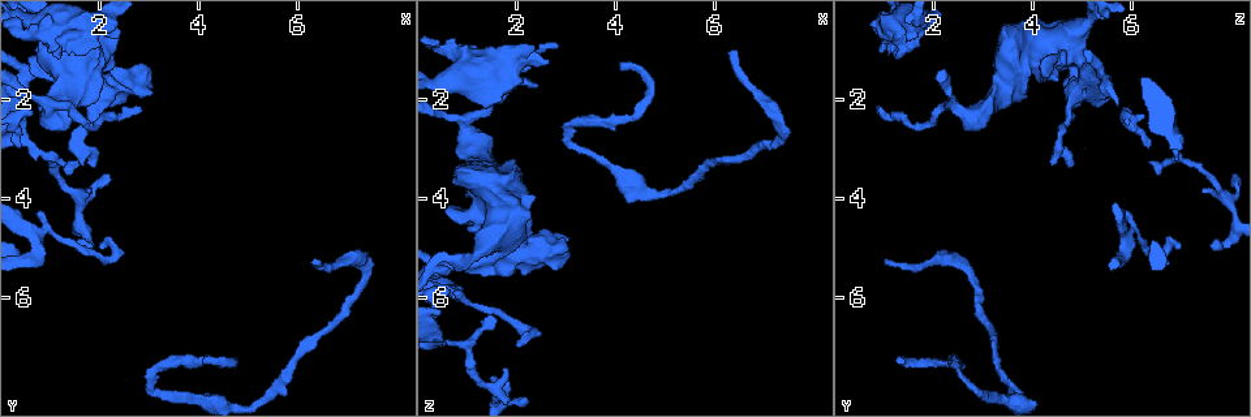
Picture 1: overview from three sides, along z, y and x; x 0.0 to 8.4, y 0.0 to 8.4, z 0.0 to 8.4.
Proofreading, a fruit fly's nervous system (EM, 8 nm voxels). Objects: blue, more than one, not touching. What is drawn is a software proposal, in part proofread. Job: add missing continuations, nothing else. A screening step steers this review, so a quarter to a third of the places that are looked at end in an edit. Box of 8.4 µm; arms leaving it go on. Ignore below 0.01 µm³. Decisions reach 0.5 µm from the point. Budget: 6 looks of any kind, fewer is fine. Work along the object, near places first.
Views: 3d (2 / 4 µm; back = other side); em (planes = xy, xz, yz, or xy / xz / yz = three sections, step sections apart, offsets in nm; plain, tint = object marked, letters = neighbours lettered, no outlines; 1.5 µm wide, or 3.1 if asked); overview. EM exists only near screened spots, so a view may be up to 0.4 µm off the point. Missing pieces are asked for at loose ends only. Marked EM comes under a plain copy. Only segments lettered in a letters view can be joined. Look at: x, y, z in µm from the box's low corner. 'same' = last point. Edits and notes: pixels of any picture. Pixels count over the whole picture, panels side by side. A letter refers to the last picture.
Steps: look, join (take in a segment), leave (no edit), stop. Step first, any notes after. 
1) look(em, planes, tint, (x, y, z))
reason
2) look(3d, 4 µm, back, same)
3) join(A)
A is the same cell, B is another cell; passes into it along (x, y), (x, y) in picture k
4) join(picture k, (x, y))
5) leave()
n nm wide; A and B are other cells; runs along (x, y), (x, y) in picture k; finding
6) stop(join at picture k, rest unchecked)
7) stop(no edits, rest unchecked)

look(3d, 2 µm, (2.40, 0.65, 1.70))
free end

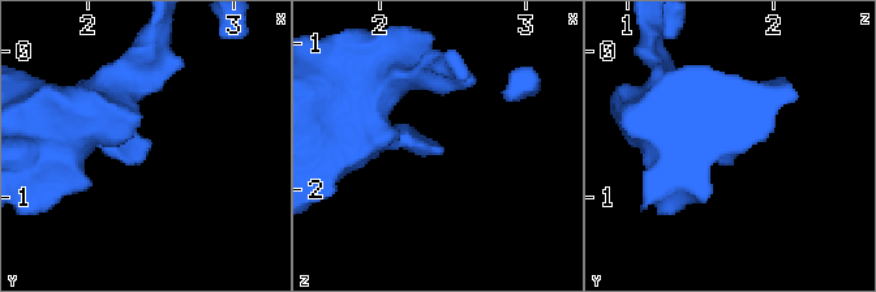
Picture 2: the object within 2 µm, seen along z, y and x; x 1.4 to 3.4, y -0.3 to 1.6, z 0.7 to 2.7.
look(em, xz, step 8, letters, (2.42, 0.66, 1.76))

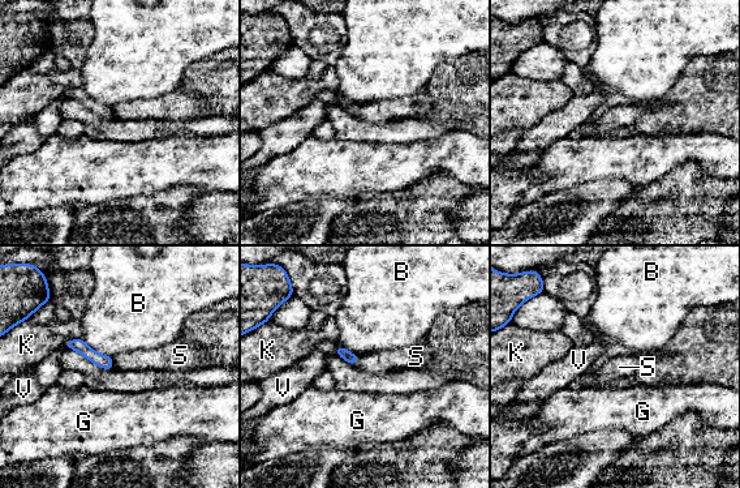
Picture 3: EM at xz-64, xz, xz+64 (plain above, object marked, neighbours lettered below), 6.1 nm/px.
leave()
B touches over 220 nm; B, G, K, S and V are other cells; none of them fits

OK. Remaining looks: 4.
look(em, xz, step 4, letters, (2.80, 2.10, 1.00))
thin end

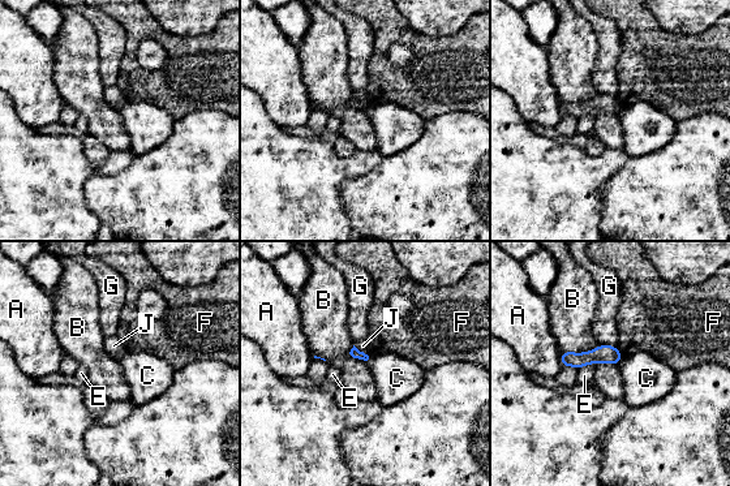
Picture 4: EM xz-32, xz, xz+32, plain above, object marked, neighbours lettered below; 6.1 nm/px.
leave()
B touches over 240 nm; A, B, C, E, F, G and J are other cells; border along (598, 344), (584, 352), (562, 352) in picture 4; none of them fits

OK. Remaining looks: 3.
look(3d, 4 µm, (0.75, 4.30, 5.90))
free end

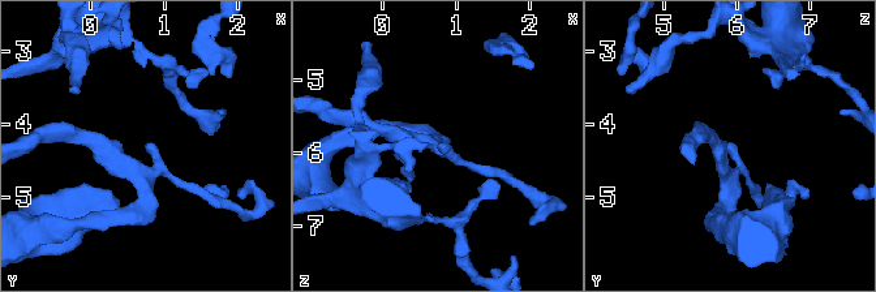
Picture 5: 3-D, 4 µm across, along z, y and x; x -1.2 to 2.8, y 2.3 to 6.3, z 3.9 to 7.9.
look(em, xz, step 8, tint, (0.80, 4.20, 5.85))
shape alone is not enough

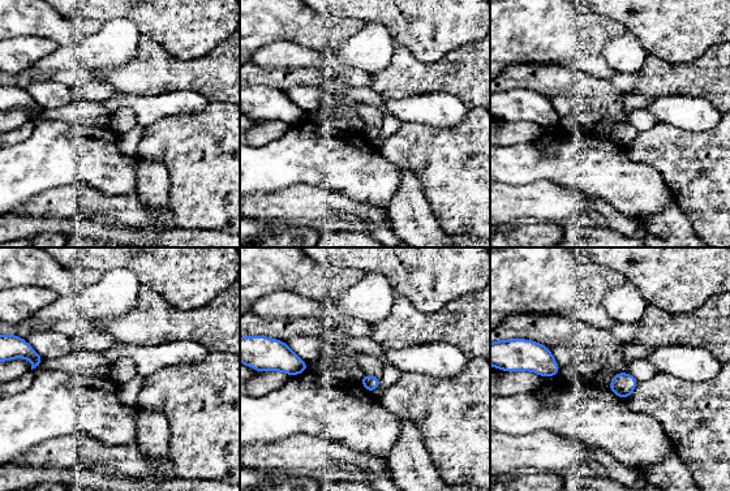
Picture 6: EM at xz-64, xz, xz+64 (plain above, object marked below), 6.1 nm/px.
look(em, planes, letters, same)
cut it another way

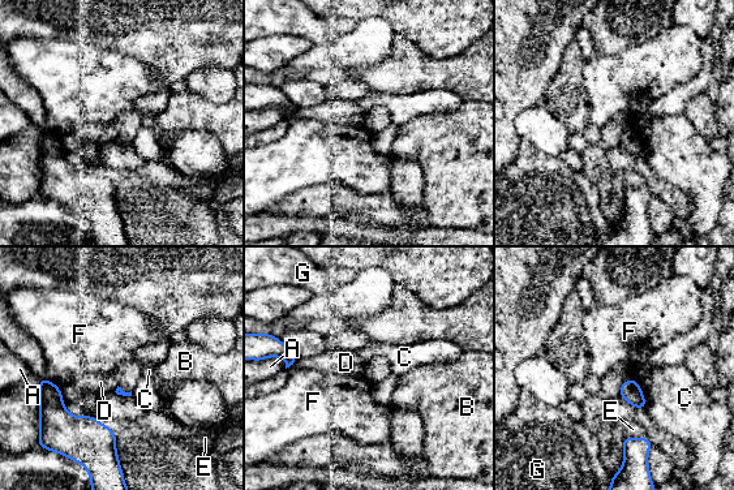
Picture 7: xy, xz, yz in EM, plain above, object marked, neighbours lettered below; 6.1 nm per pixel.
leave()
A, B, C, D, E, F and G are other cells; border along (299, 359), (286, 369) in picture 7; none of them fits

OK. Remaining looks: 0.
stop(no edits, rest unchecked)

